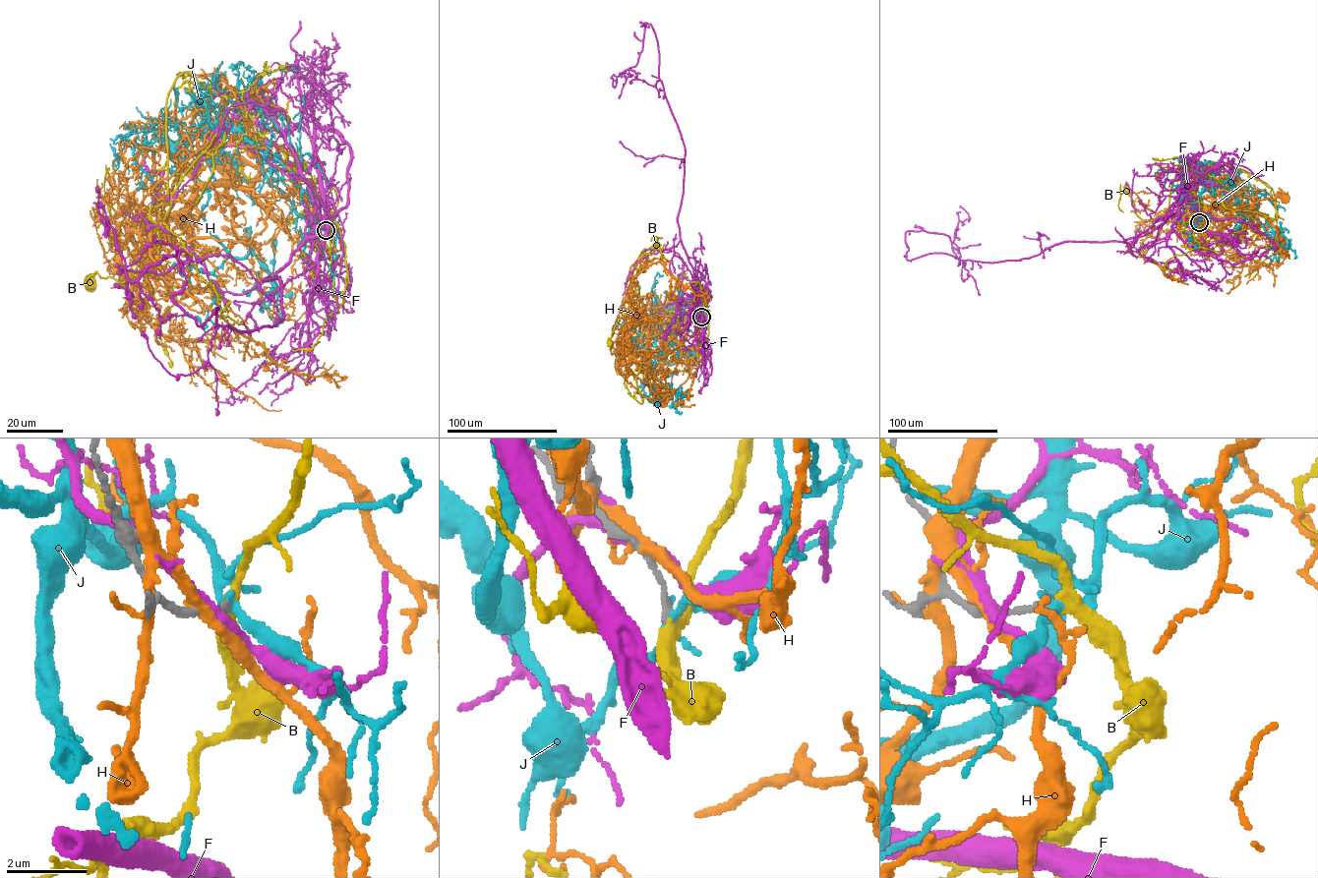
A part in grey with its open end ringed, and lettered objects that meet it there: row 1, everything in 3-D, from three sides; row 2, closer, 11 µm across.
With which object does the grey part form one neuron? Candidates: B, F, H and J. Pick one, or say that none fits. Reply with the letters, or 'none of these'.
B

